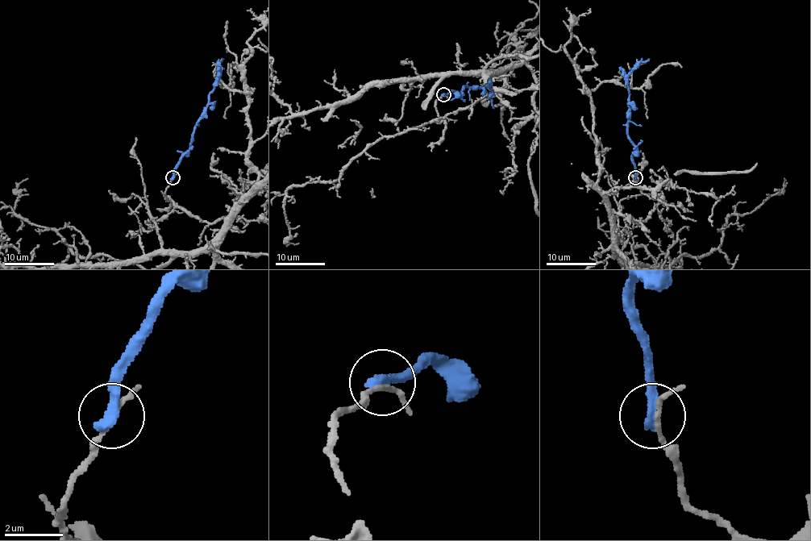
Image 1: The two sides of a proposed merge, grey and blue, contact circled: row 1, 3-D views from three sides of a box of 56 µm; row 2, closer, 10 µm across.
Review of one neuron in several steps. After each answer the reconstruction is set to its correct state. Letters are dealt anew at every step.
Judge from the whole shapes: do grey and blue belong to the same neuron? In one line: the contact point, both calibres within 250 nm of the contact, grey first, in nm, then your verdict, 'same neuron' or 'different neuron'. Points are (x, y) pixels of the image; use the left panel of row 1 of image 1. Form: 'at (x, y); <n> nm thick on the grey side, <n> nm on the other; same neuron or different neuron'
at (172, 177); 130 nm thick on the grey side, 420 nm on the other; different neuron

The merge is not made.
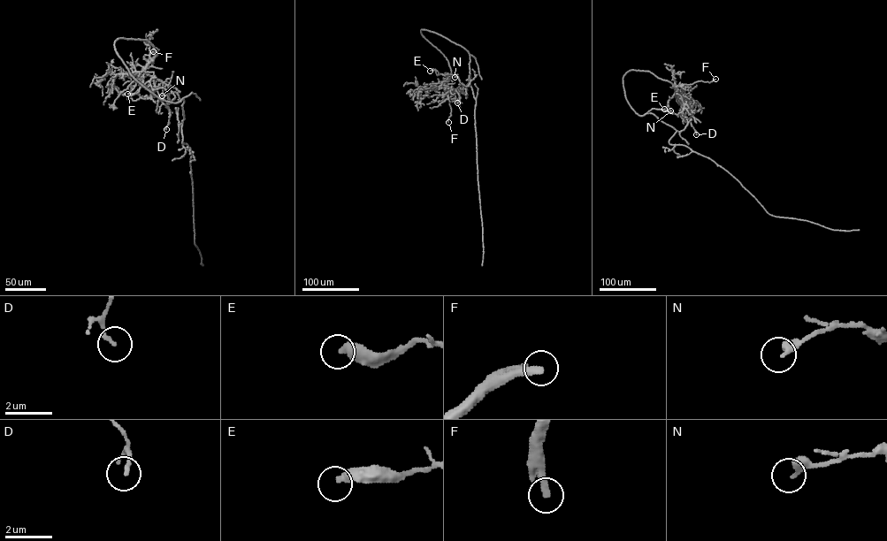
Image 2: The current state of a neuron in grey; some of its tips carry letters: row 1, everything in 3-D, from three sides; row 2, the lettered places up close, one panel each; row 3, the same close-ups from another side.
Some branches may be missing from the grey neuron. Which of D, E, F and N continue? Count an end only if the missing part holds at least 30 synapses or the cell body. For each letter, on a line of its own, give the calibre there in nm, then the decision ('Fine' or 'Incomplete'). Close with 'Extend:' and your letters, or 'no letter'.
D: Thickness 160 nm. Fine
E: Thickness 440 nm. Fine
F: Thickness 320 nm. Fine
N: Thickness 320 nm. Fine
Extend: no letter

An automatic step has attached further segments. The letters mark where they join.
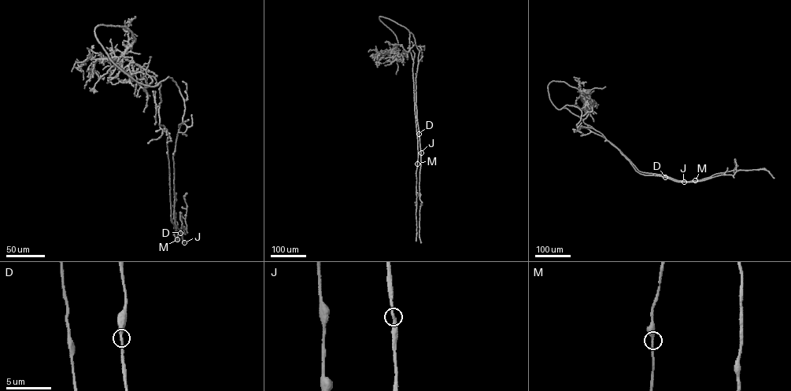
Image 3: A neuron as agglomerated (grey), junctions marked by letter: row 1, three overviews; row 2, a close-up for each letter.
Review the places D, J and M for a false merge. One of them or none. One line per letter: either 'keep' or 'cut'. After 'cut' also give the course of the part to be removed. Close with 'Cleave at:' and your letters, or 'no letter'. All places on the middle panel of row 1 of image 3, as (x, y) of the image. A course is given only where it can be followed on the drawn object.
D: keep
J: keep
M: keep
Cleave at: no letter

